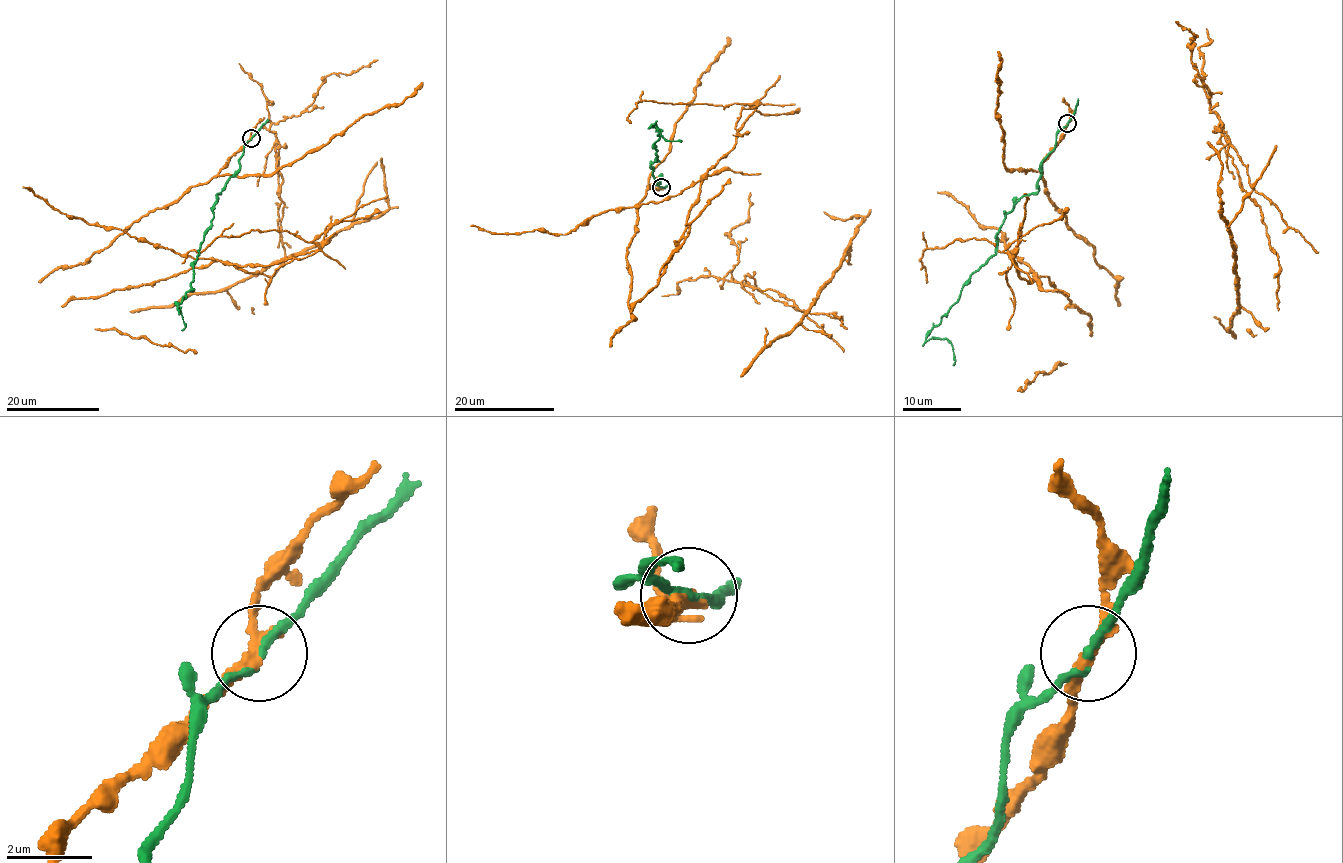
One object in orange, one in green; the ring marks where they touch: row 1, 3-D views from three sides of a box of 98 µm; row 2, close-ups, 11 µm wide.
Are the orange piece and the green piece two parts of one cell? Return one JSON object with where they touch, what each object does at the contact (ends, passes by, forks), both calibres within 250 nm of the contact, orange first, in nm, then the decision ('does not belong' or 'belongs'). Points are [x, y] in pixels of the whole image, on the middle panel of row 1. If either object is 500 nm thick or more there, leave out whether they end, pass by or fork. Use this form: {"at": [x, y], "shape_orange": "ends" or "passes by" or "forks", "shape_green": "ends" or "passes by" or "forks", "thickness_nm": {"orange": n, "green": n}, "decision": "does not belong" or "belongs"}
{"at": [661, 187], "shape_orange": "passes by", "shape_green": "passes by", "thickness_nm": {"orange": 280, "green": 160}, "decision": "does not belong"}

